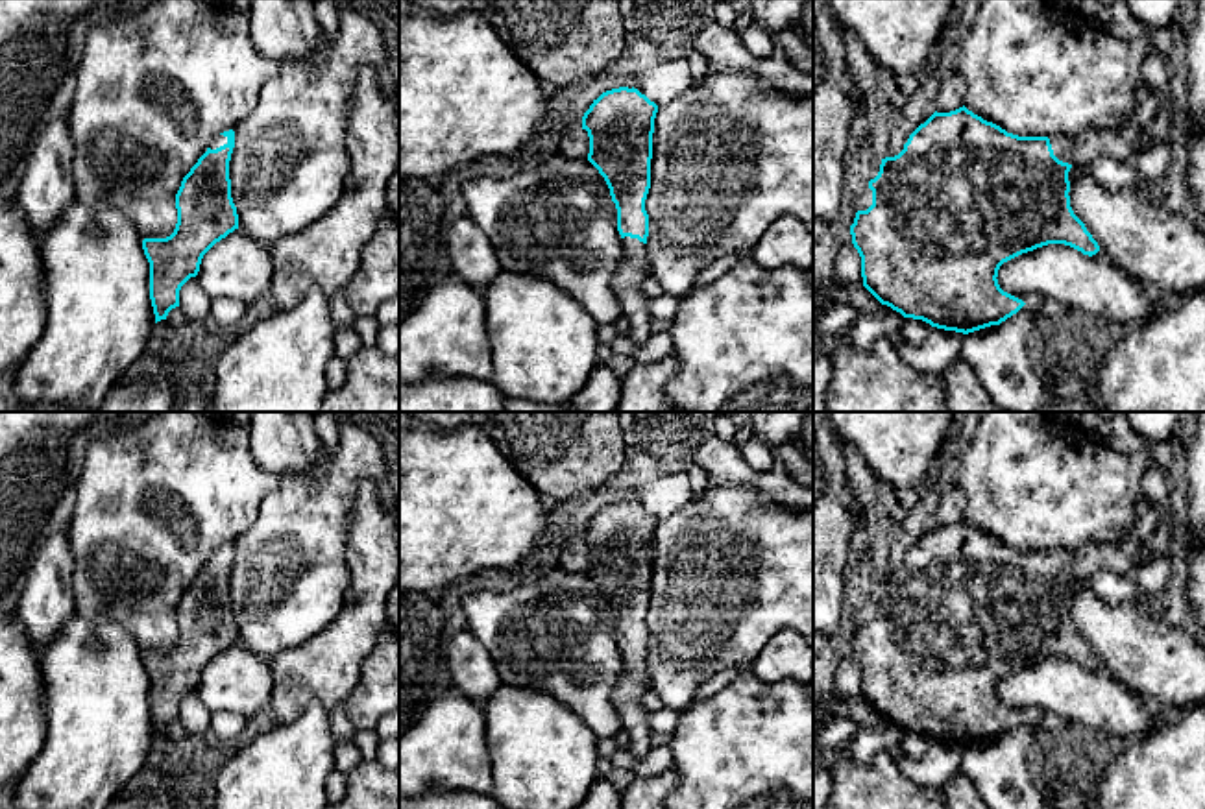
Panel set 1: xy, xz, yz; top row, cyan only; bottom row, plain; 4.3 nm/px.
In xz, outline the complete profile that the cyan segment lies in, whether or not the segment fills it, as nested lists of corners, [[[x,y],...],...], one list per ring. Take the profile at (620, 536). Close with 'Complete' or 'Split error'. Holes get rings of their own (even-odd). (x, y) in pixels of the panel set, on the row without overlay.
[[[619,501],[602,506],[582,530],[590,550],[588,574],[604,591],[617,622],[623,672],[612,704],[623,718],[636,755],[651,750],[649,711],[639,698],[651,693],[647,676],[652,547],[658,519],[638,502]]]. Split error

